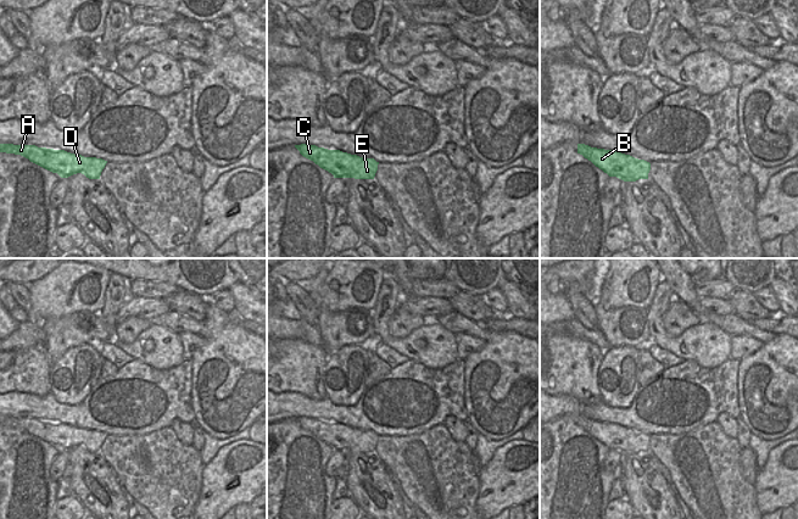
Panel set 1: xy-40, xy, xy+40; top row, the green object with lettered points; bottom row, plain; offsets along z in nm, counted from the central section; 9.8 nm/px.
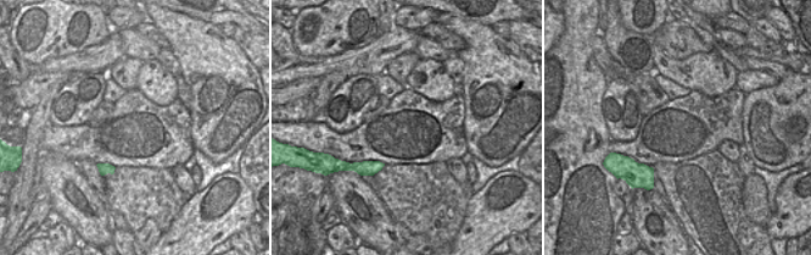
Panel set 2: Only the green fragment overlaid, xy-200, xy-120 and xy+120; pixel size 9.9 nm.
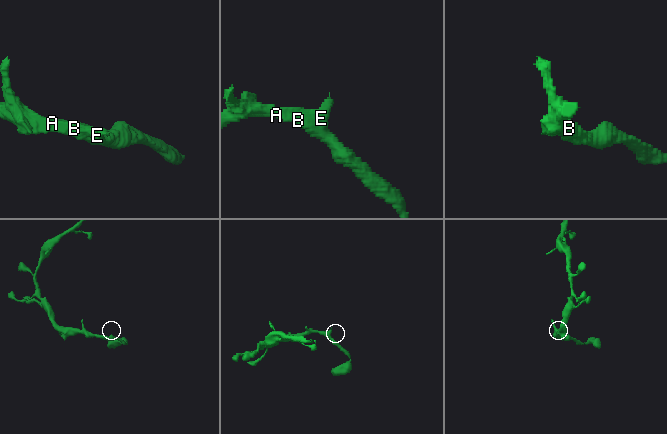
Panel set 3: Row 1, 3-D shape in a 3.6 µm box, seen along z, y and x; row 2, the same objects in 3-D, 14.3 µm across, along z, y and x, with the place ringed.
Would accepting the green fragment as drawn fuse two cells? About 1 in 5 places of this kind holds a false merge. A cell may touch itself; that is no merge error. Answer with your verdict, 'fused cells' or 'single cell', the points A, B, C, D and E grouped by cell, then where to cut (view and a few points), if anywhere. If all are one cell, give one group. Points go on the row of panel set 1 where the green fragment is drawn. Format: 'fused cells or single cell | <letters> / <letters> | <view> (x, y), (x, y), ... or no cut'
single cell | A B C D E | no cut

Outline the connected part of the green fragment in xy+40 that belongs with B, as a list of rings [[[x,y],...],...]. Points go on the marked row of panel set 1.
[[[577,144],[577,154],[591,161],[609,177],[616,177],[624,182],[648,179],[651,163],[635,158],[616,150],[604,150]]]

